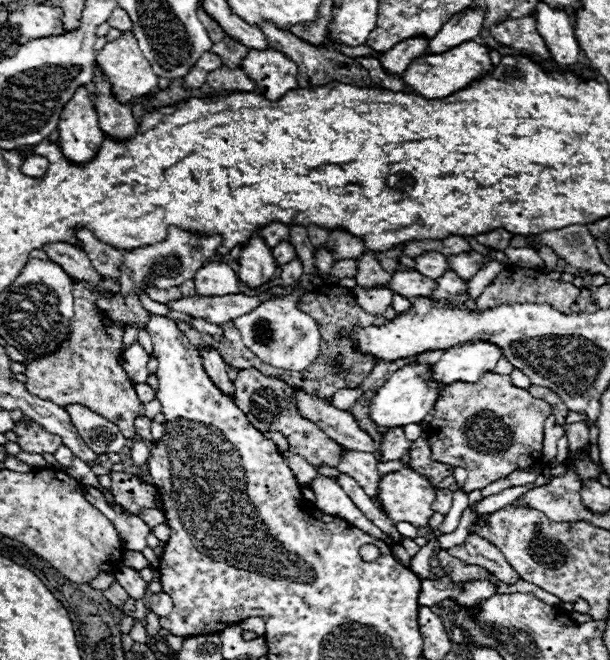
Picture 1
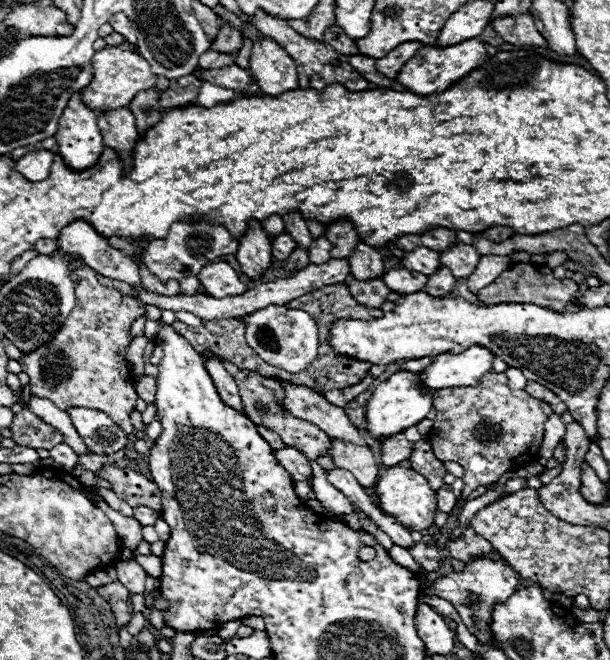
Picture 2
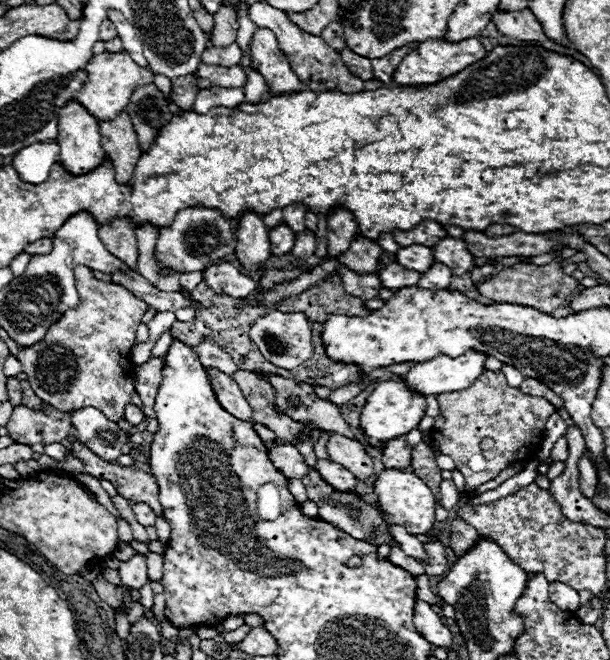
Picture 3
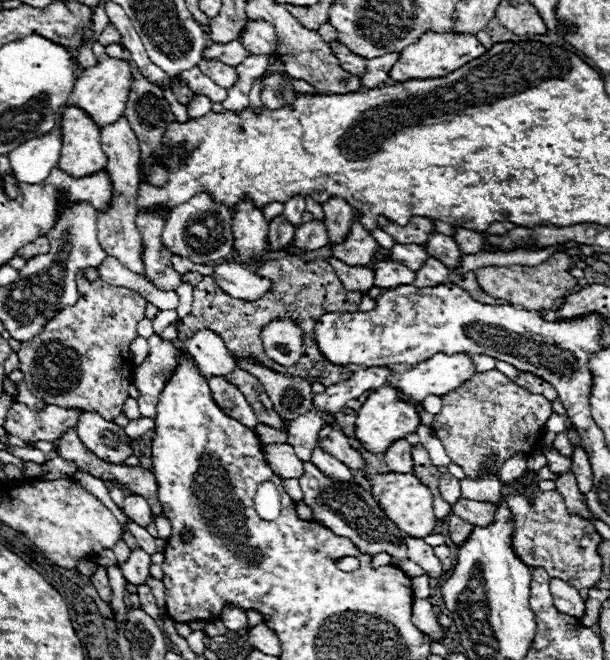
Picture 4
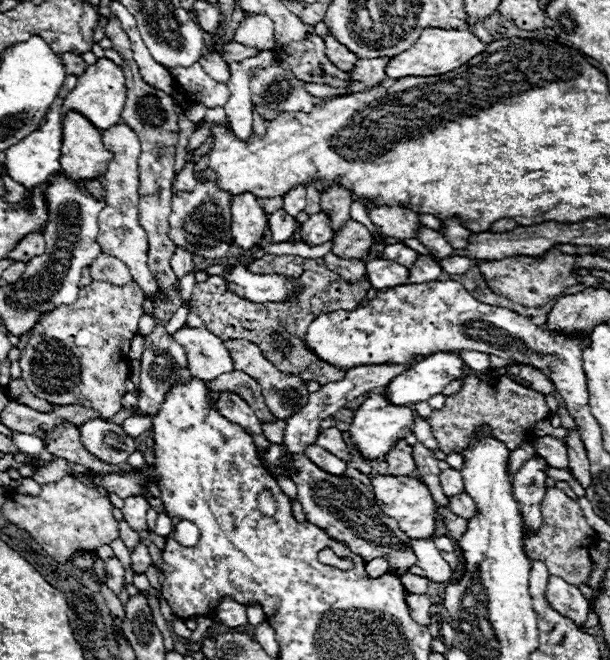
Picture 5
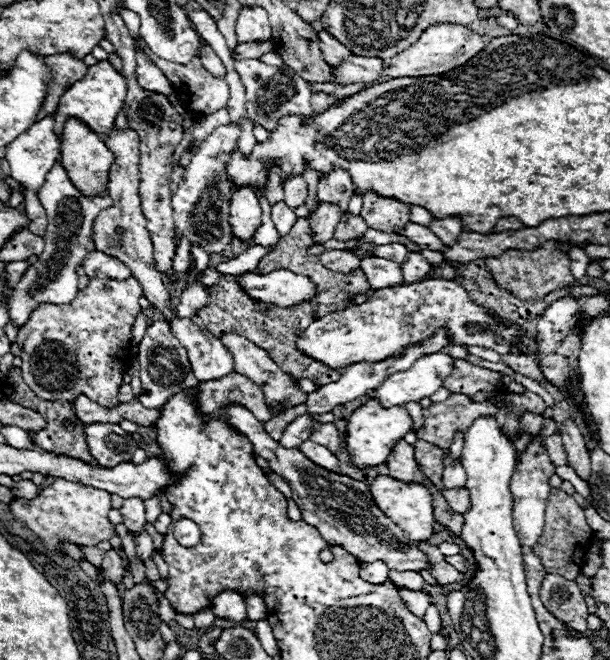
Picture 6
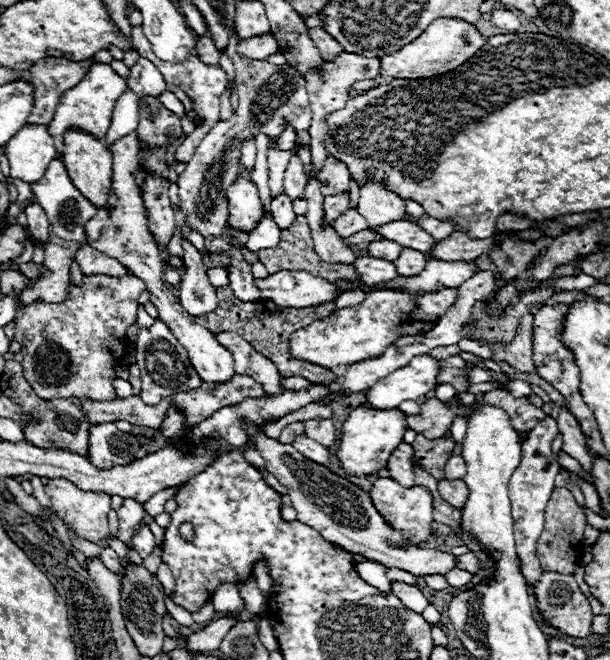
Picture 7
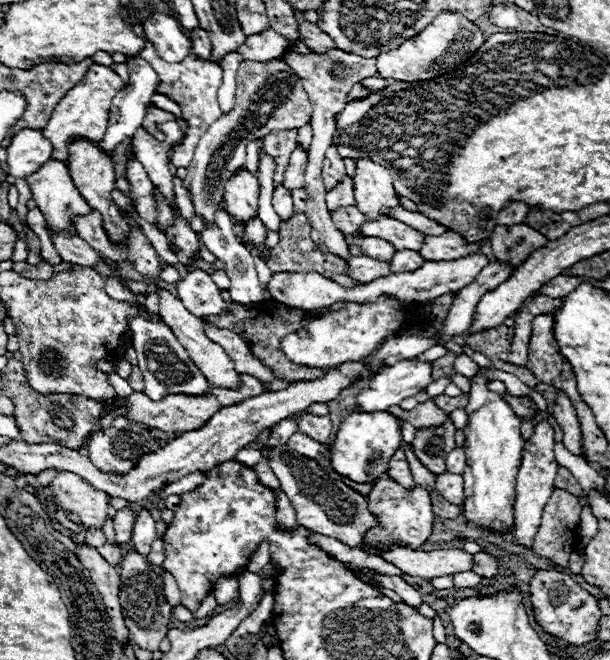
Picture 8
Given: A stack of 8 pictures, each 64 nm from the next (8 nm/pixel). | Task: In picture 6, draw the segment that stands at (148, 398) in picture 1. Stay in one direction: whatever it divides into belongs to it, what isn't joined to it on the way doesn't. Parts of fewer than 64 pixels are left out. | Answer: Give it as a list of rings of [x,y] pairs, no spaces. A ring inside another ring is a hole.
[[[156,320],[142,336],[136,360],[140,362],[140,380],[142,380],[142,394],[138,396],[138,400],[144,404],[144,408],[160,408],[170,396],[186,388],[194,388],[198,384],[198,378],[190,368],[184,346],[172,336],[170,326],[164,320]]]

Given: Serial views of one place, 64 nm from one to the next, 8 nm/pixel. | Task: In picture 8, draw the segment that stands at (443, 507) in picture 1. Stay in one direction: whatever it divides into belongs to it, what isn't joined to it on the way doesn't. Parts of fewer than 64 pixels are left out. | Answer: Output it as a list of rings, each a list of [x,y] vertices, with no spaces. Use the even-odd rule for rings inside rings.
[[[456,446],[448,456],[446,456],[446,470],[448,472],[458,472],[458,474],[464,474],[466,470],[466,454],[464,454],[464,448],[462,446]]]

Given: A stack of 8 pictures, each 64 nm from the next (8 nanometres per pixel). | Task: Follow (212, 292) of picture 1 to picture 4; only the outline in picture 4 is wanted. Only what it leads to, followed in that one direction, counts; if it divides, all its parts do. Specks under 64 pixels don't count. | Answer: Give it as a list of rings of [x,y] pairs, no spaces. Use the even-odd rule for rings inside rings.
[[[220,264],[214,270],[214,280],[218,286],[232,298],[240,300],[260,300],[264,294],[272,290],[272,282],[268,278],[262,278],[250,270],[246,270],[242,264]]]

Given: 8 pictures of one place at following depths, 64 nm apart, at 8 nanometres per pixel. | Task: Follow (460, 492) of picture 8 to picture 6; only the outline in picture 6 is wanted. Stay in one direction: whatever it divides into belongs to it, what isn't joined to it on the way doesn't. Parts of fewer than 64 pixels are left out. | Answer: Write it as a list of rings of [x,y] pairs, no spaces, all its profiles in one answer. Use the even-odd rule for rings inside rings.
[[[452,488],[452,490],[442,490],[442,496],[446,498],[448,506],[454,512],[464,514],[470,508],[470,494],[466,488]]]

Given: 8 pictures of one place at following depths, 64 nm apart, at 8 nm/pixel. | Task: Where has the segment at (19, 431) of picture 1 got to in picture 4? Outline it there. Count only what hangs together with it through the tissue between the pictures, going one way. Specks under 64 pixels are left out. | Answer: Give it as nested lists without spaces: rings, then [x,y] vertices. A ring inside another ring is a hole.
[[[14,402],[8,410],[8,420],[4,422],[4,430],[22,440],[58,440],[68,428],[76,426],[80,418],[78,408],[60,408],[46,406],[46,410],[30,410],[26,404]]]

